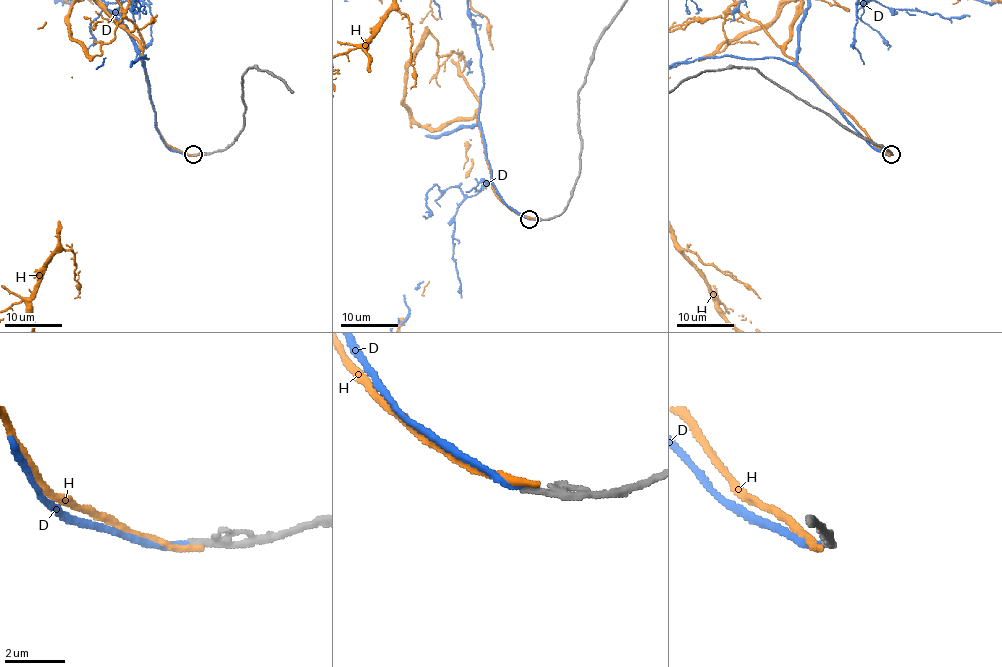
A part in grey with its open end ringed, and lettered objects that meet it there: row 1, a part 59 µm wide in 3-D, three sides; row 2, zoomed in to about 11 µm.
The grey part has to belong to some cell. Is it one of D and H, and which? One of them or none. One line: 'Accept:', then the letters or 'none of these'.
Accept: D

